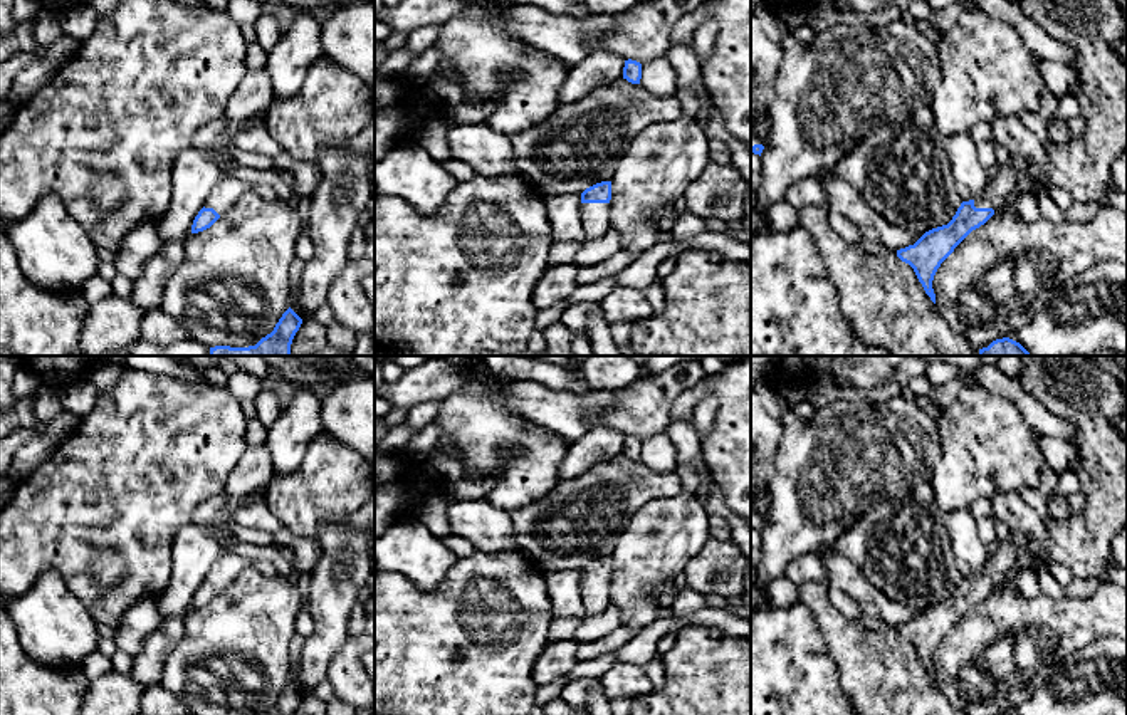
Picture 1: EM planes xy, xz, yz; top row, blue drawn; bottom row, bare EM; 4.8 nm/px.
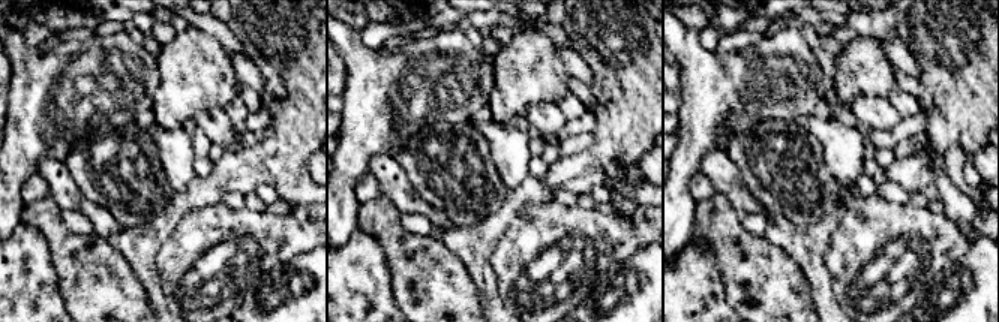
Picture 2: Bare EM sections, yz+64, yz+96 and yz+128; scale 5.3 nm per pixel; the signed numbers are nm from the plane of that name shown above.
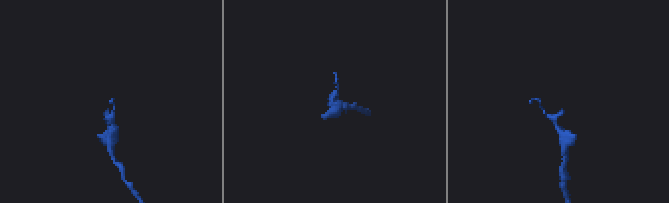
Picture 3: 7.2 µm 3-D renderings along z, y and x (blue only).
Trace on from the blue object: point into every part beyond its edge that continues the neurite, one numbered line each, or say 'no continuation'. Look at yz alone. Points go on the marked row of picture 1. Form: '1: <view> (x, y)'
1: yz (1090, 29)

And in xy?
1: xy (224, 195)

